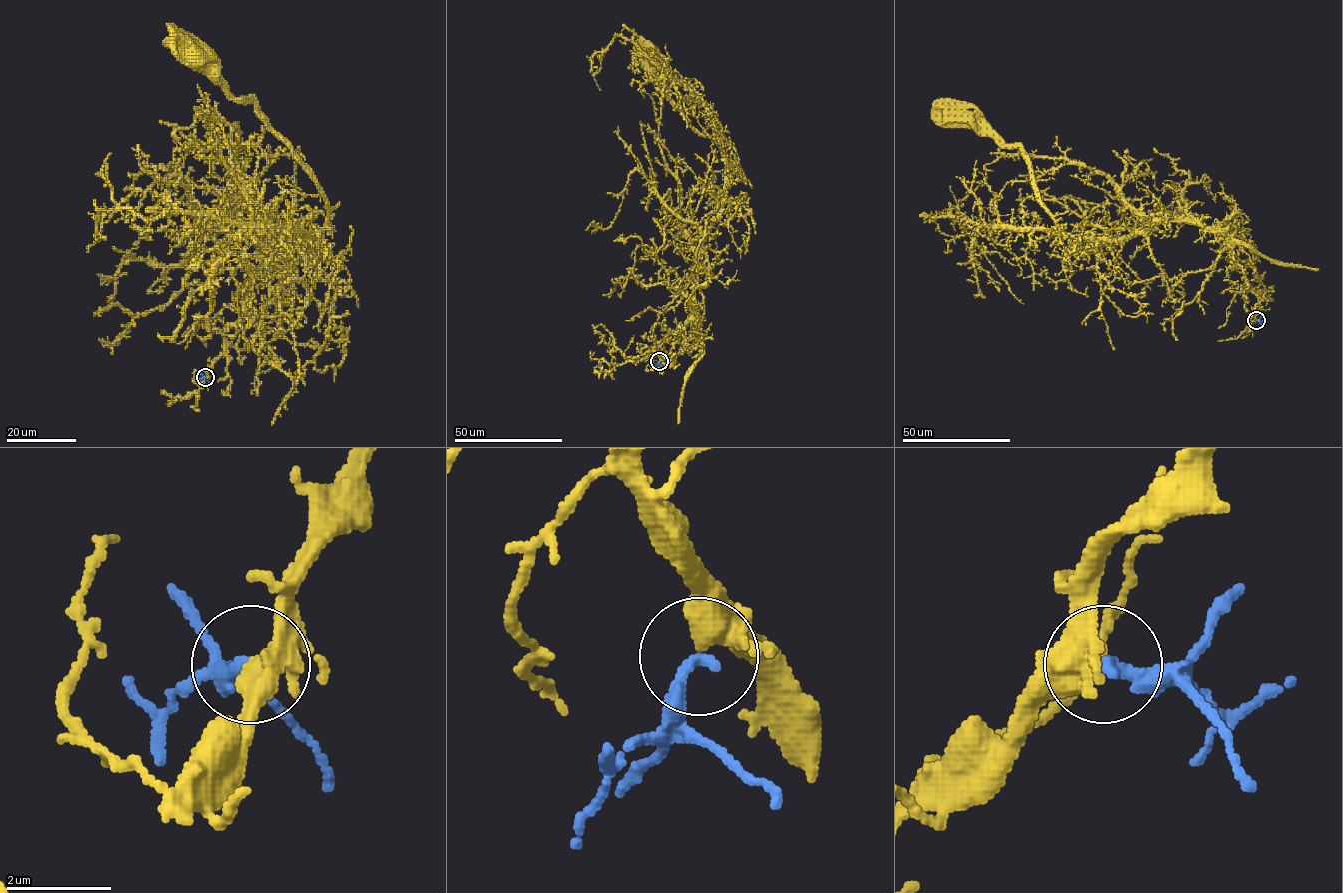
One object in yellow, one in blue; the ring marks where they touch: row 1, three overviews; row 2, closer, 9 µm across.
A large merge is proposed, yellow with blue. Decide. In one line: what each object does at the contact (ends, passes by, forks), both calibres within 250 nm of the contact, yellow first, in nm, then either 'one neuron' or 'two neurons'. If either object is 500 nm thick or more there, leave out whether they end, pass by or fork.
yellow forks there; blue ends there; 360 nm thick on the yellow side, 280 nm on the other; one neuron

